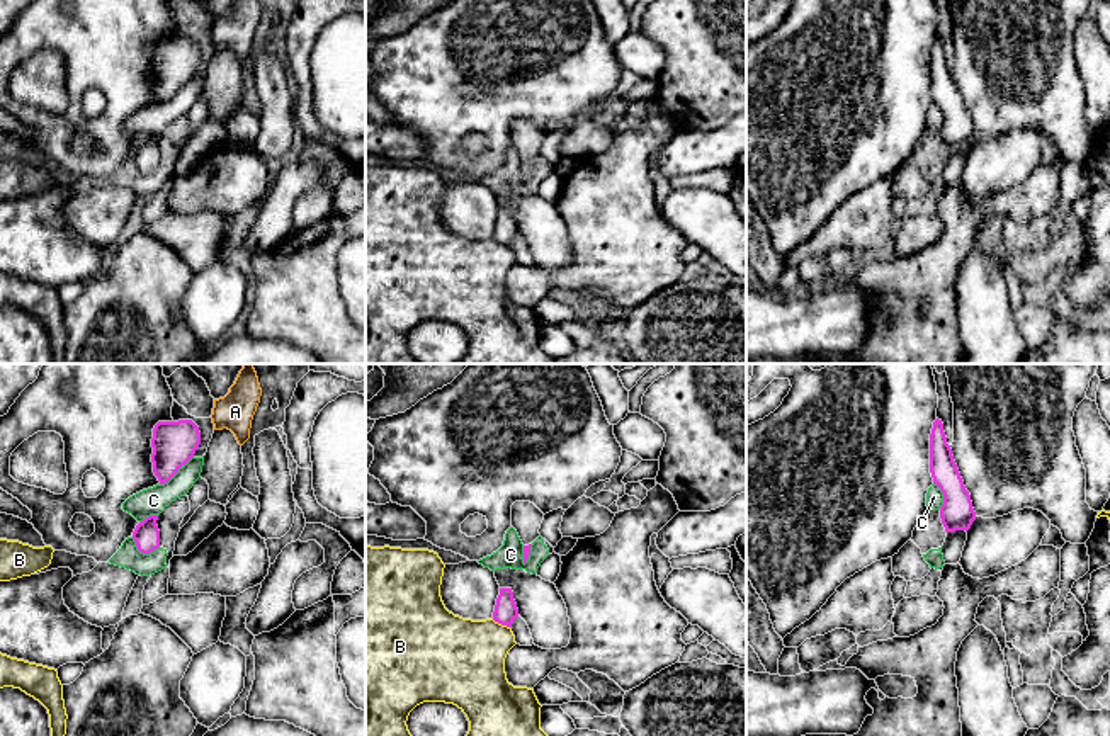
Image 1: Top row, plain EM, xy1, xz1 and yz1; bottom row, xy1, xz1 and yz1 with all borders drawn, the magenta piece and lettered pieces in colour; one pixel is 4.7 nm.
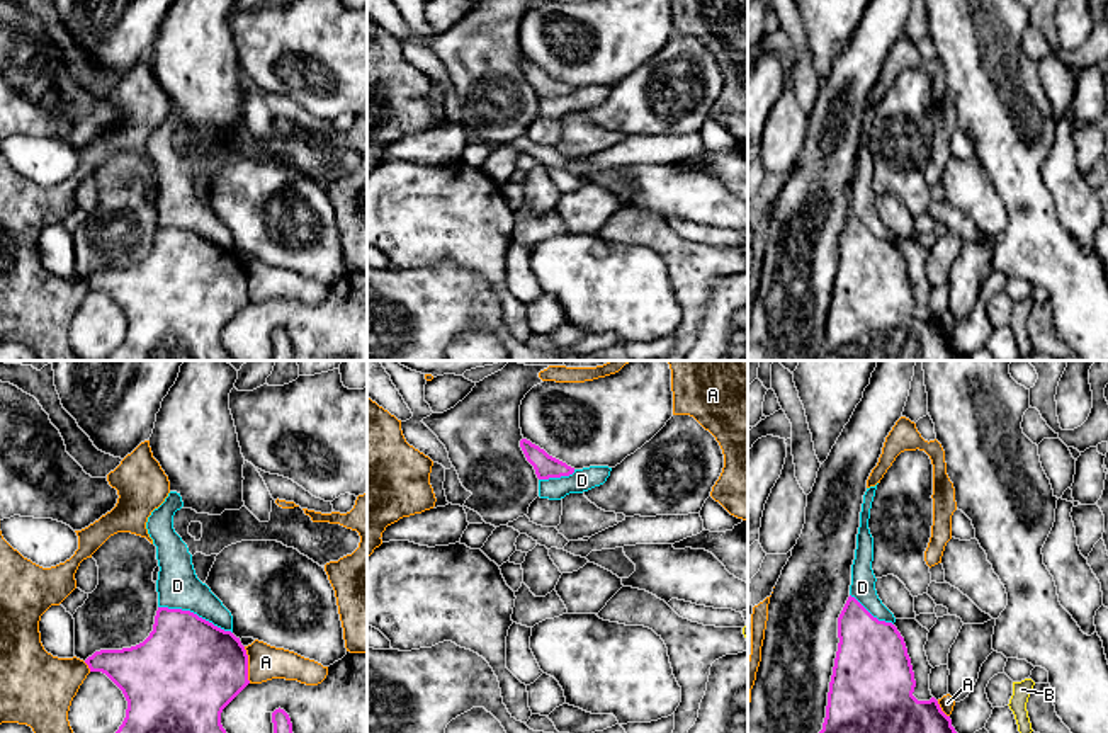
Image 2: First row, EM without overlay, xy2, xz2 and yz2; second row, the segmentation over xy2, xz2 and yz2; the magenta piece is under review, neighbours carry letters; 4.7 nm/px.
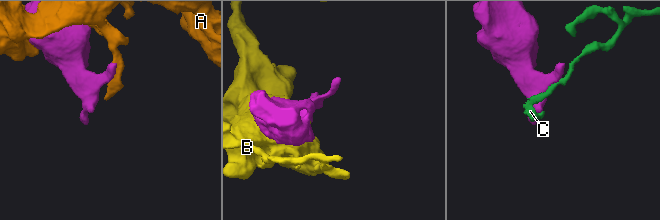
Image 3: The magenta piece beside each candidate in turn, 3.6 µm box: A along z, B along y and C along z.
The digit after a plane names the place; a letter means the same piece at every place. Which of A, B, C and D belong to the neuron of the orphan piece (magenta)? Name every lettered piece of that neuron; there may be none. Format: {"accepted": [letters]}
{"accepted": []}

